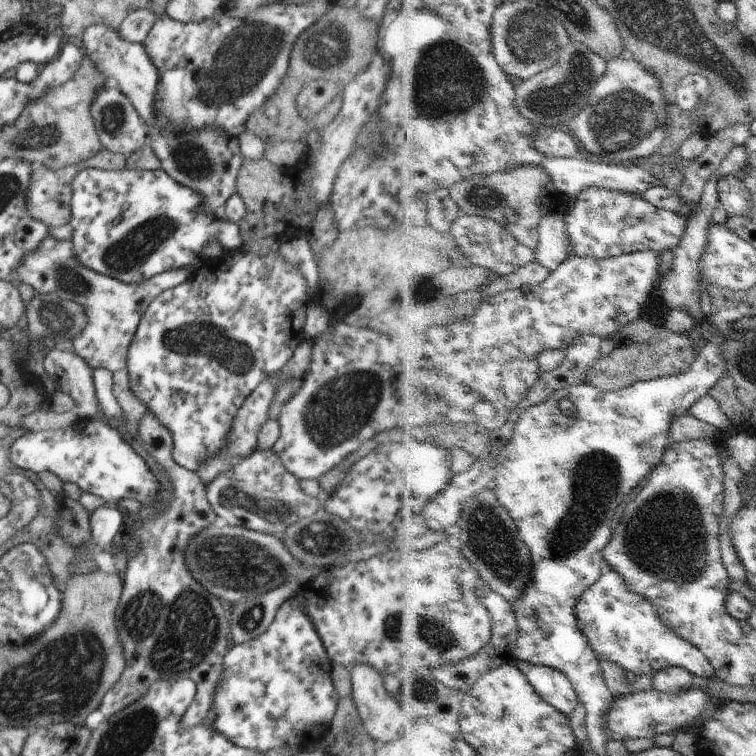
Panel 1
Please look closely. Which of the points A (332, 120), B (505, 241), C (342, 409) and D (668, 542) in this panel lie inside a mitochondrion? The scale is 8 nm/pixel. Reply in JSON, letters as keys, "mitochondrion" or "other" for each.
{"A":"other","B":"other","C":"mitochondrion","D":"mitochondrion"}

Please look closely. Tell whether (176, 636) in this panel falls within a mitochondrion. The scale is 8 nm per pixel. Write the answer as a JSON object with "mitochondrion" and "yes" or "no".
{"mitochondrion":"yes"}

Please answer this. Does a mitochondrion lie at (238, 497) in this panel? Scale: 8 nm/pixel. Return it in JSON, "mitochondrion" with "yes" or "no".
{"mitochondrion":"yes"}

